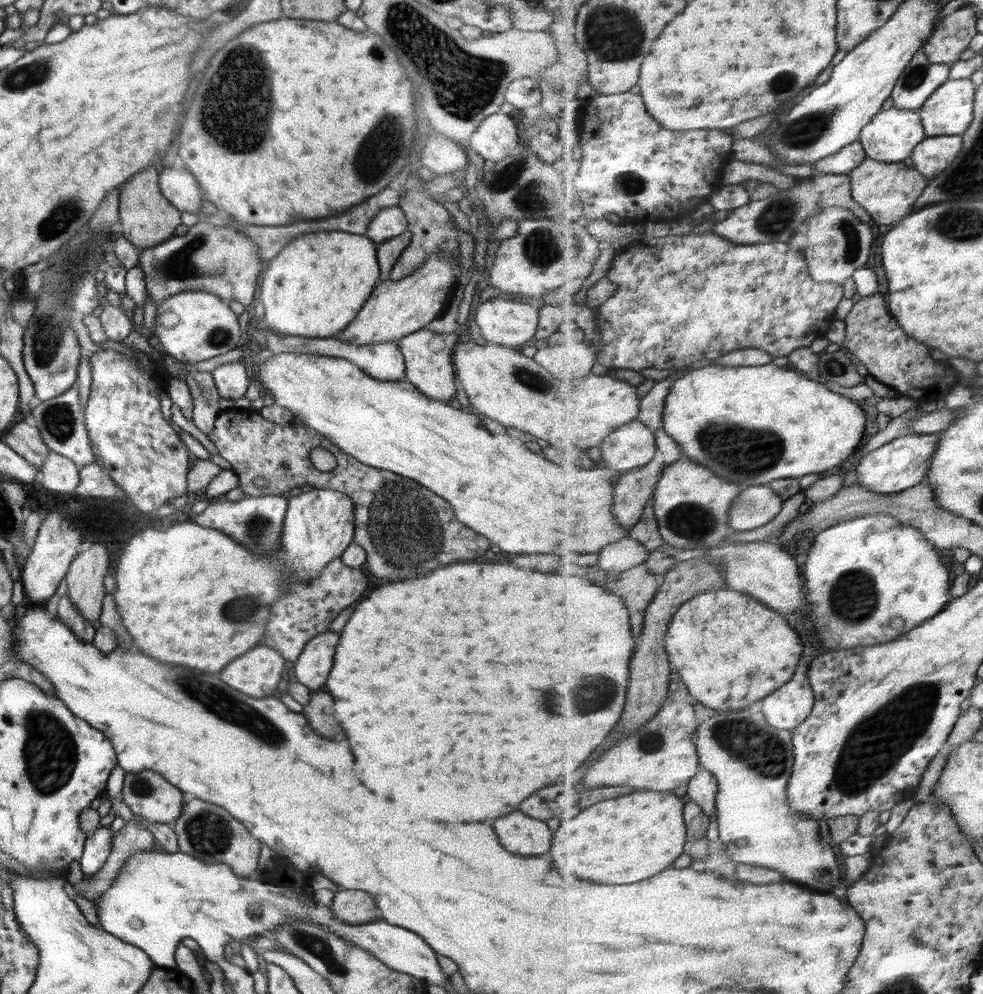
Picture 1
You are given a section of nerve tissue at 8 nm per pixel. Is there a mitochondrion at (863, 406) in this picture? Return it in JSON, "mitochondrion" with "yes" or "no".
{"mitochondrion":"no"}

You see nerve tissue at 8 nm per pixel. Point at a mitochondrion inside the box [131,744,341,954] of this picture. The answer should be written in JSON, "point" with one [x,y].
{"point":[210,834]}

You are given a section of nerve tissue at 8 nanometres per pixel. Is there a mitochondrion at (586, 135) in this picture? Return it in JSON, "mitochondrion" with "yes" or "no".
{"mitochondrion":"no"}

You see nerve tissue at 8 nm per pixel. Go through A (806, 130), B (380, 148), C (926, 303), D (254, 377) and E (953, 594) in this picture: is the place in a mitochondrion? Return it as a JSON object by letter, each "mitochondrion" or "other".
{"A":"mitochondrion","B":"mitochondrion","C":"other","D":"other","E":"other"}

